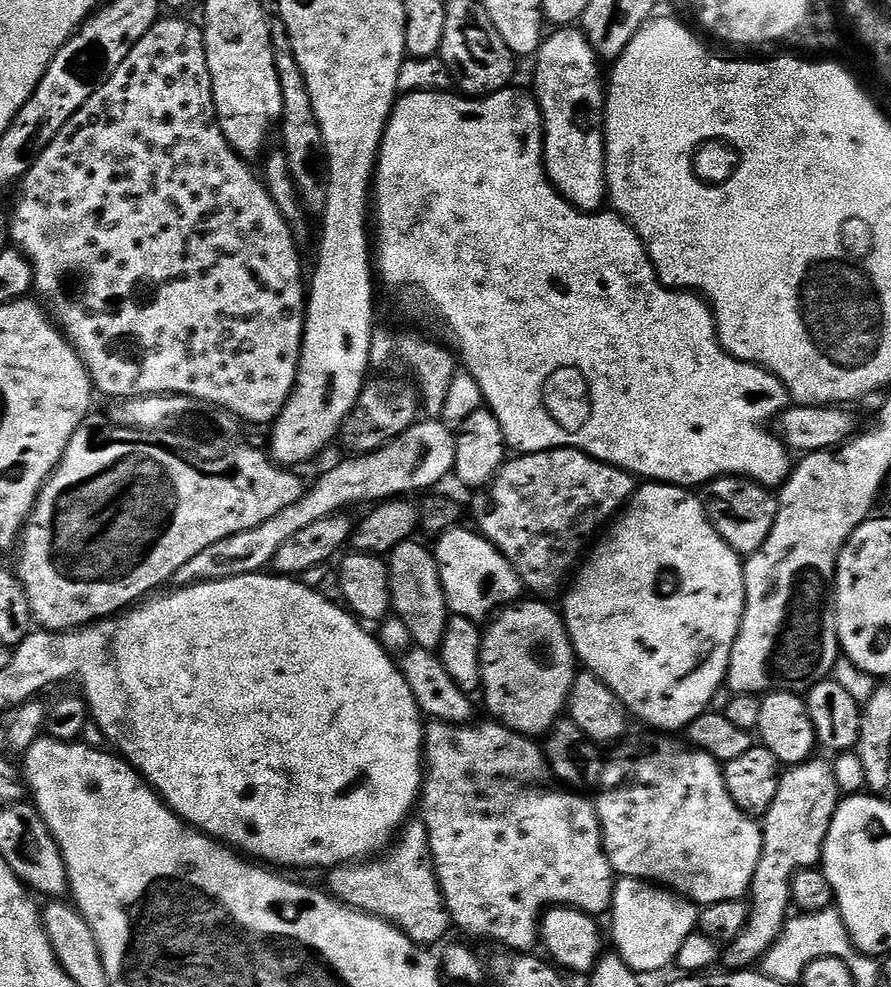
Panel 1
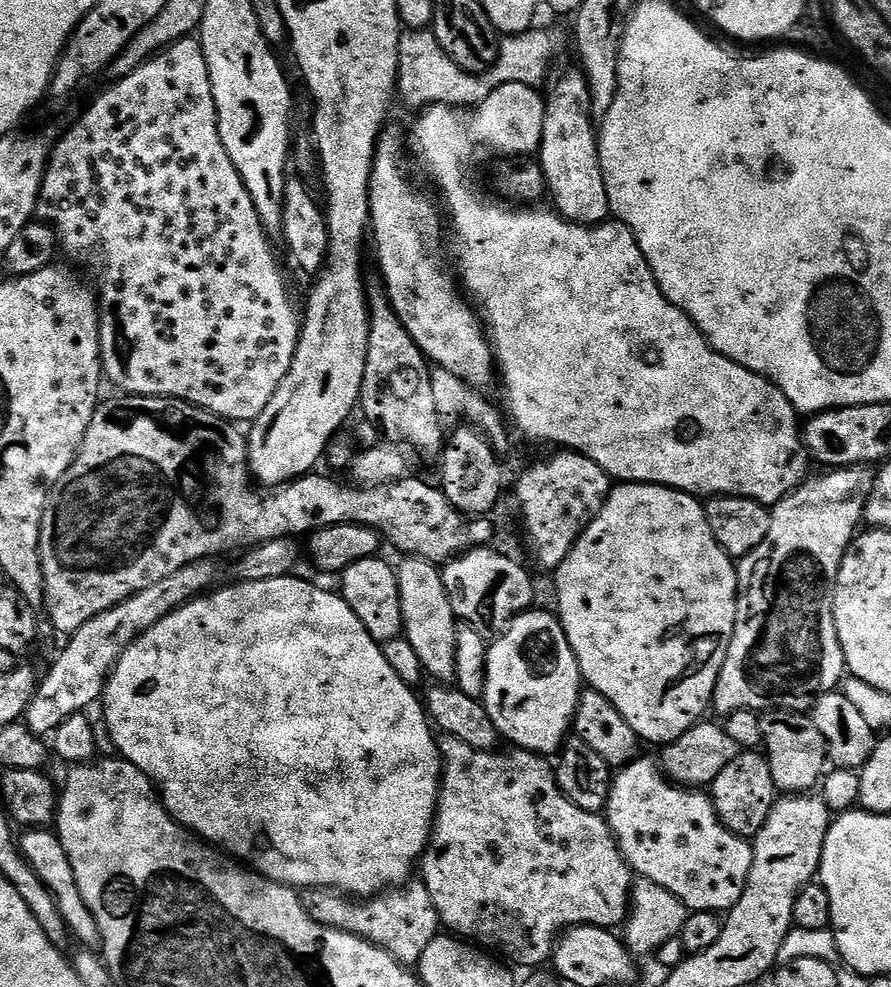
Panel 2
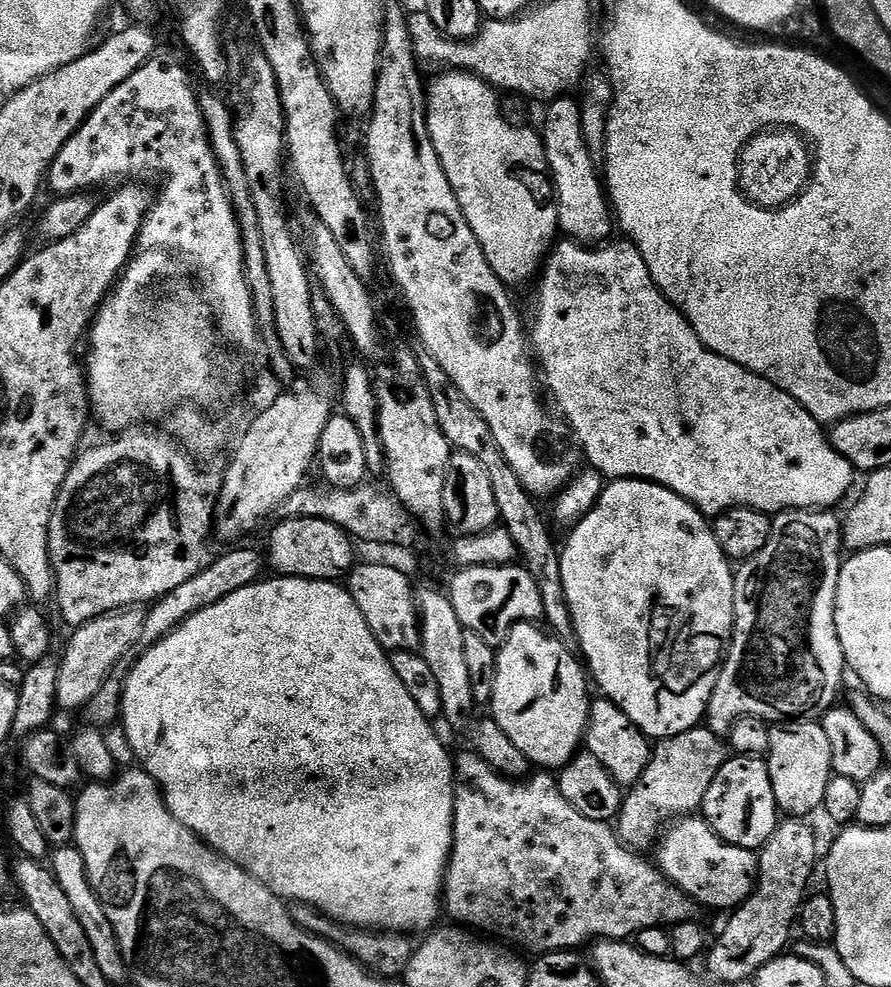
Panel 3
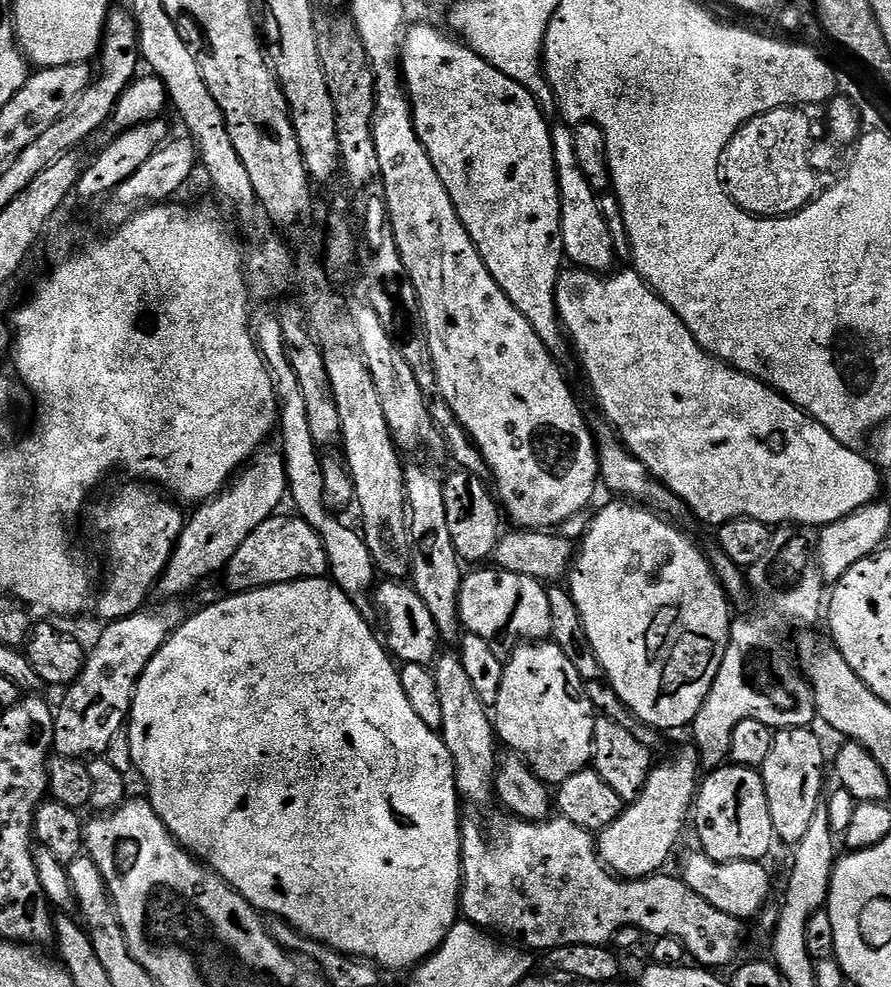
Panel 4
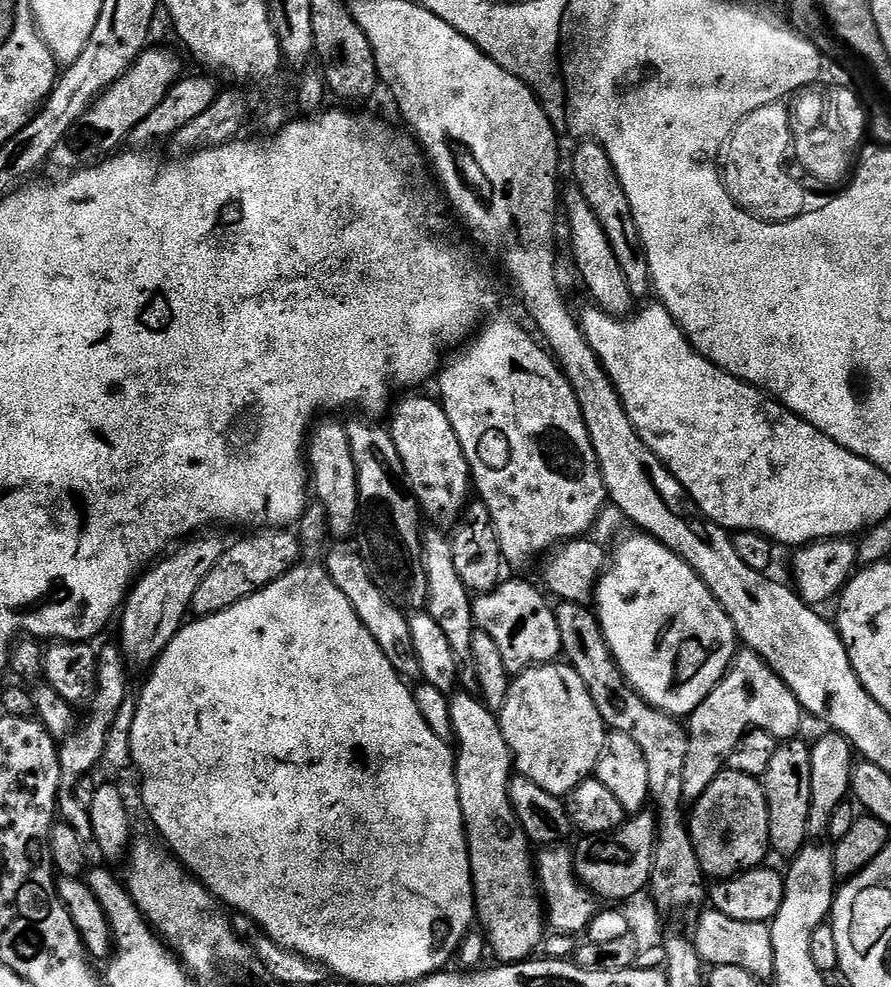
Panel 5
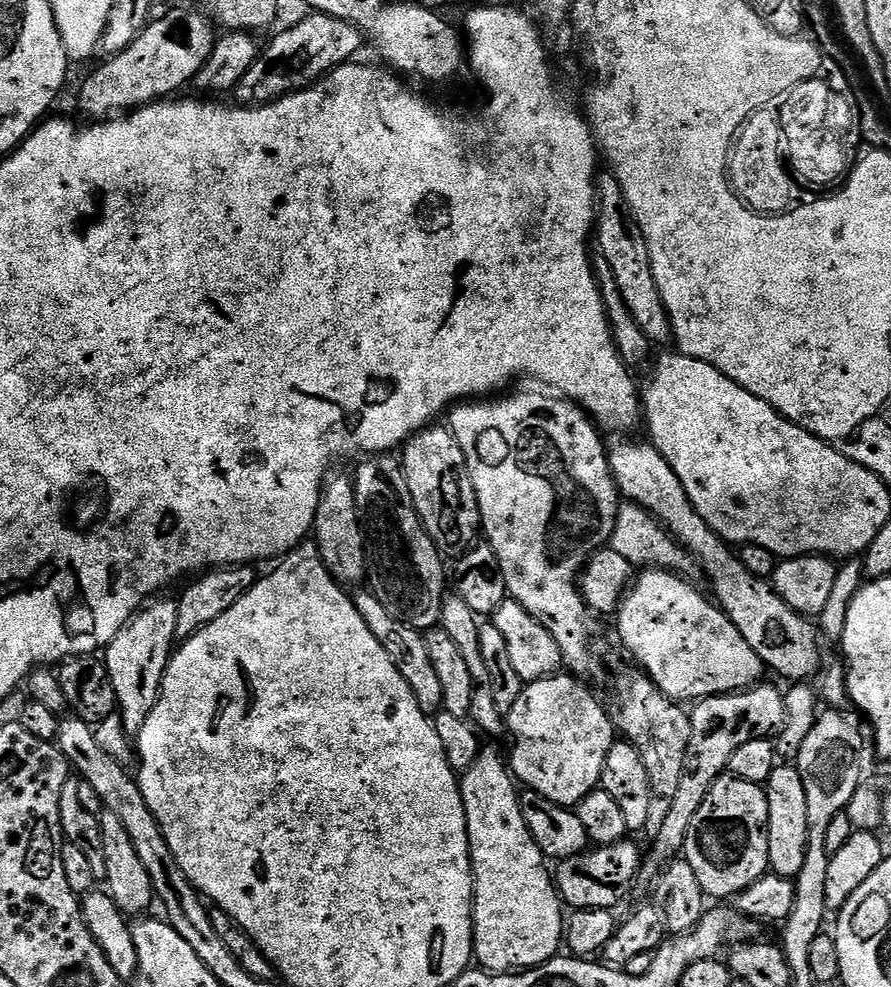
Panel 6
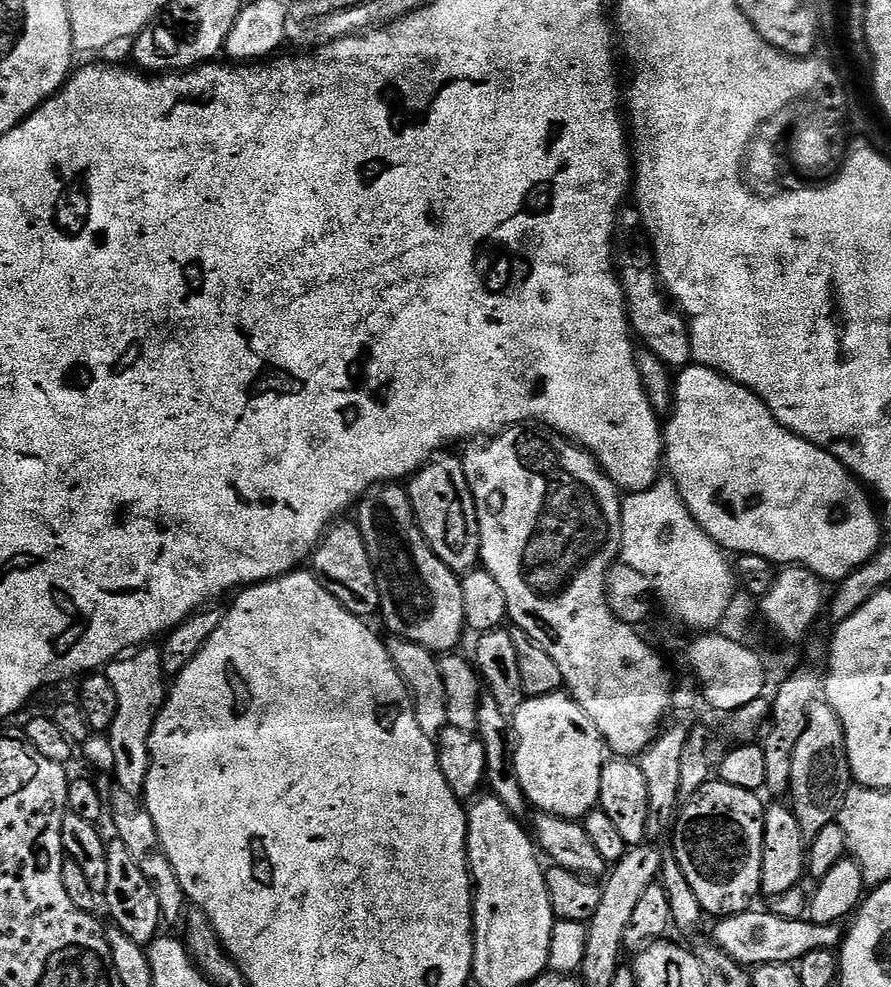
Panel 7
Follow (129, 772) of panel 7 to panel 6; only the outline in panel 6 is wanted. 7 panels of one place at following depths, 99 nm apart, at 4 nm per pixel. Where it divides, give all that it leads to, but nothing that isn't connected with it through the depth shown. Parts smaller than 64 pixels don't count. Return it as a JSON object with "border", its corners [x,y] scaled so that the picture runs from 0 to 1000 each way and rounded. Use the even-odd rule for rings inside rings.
{"border":[[[184,606],[172,607],[158,616],[141,634],[137,634],[137,638],[132,638],[130,645],[114,661],[117,674],[128,695],[132,722],[146,744],[155,744],[159,736],[164,736],[164,727],[168,727],[168,719],[173,719],[180,706],[180,696],[189,678],[189,670],[192,669],[195,653],[199,651],[198,608],[180,607]]]}

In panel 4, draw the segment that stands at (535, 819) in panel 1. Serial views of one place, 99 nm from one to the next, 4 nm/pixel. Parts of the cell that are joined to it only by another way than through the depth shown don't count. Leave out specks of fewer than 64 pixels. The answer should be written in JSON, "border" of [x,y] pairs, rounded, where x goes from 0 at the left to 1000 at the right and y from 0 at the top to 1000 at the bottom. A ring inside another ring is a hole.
{"border":[[[627,825],[621,826],[613,831],[581,831],[578,829],[566,829],[570,831],[561,831],[553,837],[549,843],[543,843],[543,839],[532,832],[522,830],[519,835],[519,850],[516,853],[516,869],[519,872],[519,895],[516,897],[516,919],[519,928],[524,935],[534,936],[536,939],[551,942],[553,945],[562,946],[567,944],[570,948],[576,948],[589,961],[596,963],[602,967],[614,967],[621,960],[630,960],[636,956],[657,956],[658,958],[682,958],[700,939],[714,939],[719,944],[732,950],[743,948],[755,948],[761,950],[768,956],[769,966],[773,970],[777,969],[782,978],[789,979],[796,983],[809,983],[816,977],[825,978],[832,972],[831,964],[835,960],[835,940],[836,933],[824,930],[819,926],[810,926],[810,922],[801,922],[801,918],[797,918],[797,914],[792,914],[792,910],[783,910],[783,906],[779,906],[779,902],[774,902],[774,898],[769,896],[762,887],[750,888],[751,886],[737,886],[726,888],[724,892],[703,892],[691,887],[686,879],[681,879],[673,870],[673,862],[669,860],[670,848],[663,843],[659,843],[653,837],[644,837],[644,833],[640,833],[633,827]]]}

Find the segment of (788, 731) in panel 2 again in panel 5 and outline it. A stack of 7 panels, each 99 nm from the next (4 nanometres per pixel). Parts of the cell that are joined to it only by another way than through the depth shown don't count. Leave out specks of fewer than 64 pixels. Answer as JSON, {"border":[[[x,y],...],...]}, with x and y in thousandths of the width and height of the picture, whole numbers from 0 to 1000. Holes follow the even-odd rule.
{"border":[[[898,748],[879,751],[869,760],[869,768],[864,771],[864,780],[860,780],[860,784],[855,788],[857,806],[862,811],[862,854],[868,864],[877,863],[881,869],[892,867],[893,862],[908,850],[910,767],[910,757],[906,753],[902,755]]]}

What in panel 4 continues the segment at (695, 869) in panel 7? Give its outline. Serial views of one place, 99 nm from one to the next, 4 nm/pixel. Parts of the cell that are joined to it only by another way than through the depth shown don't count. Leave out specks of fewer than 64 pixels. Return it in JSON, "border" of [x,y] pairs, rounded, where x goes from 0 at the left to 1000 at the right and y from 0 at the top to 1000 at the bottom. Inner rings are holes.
{"border":[[[818,773],[796,781],[785,795],[779,812],[779,835],[785,858],[797,869],[806,873],[828,873],[829,871],[856,872],[871,851],[871,842],[864,833],[864,813],[860,809],[857,787],[847,778],[834,778],[832,774]]]}

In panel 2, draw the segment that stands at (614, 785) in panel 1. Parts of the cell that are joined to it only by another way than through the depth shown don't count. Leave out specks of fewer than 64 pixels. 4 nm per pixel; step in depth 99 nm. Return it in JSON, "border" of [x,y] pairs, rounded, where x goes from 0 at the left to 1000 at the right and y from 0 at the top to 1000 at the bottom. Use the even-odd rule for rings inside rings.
{"border":[[[715,768],[690,783],[680,830],[710,884],[752,902],[773,924],[816,926],[833,910],[846,873],[845,856],[813,838],[793,801],[751,790],[735,769]]]}

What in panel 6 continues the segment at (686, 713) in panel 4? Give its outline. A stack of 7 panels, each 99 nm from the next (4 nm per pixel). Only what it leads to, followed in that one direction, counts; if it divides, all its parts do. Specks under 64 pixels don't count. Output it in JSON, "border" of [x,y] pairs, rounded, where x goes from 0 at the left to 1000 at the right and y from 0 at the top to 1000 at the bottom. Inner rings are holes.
{"border":[[[728,574],[726,578],[719,580],[723,581],[721,581],[719,584],[717,581],[717,583],[713,585],[712,591],[706,595],[705,599],[700,601],[700,608],[696,611],[696,619],[690,625],[689,631],[691,631],[692,638],[696,639],[697,650],[705,656],[706,662],[704,661],[704,664],[726,682],[728,688],[731,688],[751,708],[760,711],[771,711],[770,709],[785,711],[795,705],[813,705],[816,701],[833,701],[835,698],[843,697],[859,688],[860,678],[855,667],[851,667],[851,663],[846,663],[846,655],[842,655],[842,650],[837,650],[837,646],[833,646],[828,634],[824,634],[824,630],[819,630],[817,623],[800,611],[793,603],[790,605],[779,593],[771,592],[771,590],[768,589],[769,585],[767,583],[758,580],[733,574]]]}

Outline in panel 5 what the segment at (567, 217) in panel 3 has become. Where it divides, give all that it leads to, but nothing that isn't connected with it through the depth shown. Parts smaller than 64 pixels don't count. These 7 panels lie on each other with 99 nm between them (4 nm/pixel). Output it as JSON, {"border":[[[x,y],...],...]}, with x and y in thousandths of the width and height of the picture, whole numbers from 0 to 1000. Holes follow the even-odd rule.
{"border":[[[645,188],[639,190],[639,195],[637,191],[635,195],[635,207],[637,203],[637,211],[642,214],[642,263],[646,266],[646,276],[651,279],[657,294],[664,299],[663,307],[676,313],[681,320],[708,320],[716,304],[707,298],[703,278],[698,278],[698,270],[685,250],[680,233],[676,233],[676,225],[671,225],[667,213],[662,213],[662,205],[658,205],[651,191]]]}

